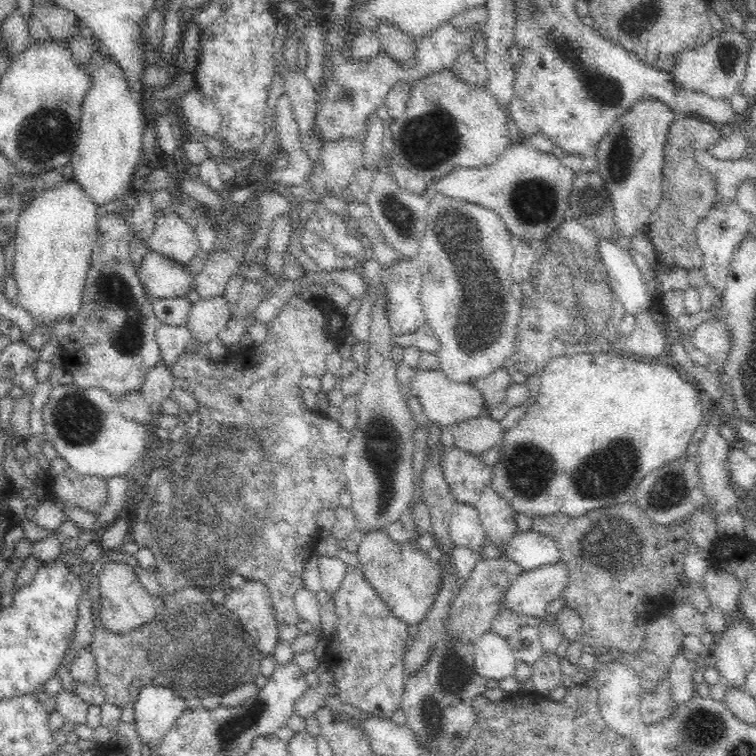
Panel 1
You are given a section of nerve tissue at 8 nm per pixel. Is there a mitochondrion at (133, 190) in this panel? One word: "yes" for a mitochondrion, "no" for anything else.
no

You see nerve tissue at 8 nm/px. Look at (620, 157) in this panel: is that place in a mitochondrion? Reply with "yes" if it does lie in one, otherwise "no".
yes

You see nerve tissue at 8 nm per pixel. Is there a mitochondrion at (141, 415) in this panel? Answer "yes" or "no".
no

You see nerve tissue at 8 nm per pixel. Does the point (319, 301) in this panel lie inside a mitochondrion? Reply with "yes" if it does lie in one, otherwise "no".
no

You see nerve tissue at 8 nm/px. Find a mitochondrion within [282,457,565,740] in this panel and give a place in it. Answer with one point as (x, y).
(432, 707)

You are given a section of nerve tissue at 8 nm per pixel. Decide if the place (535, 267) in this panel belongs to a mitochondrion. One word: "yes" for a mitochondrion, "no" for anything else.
no

